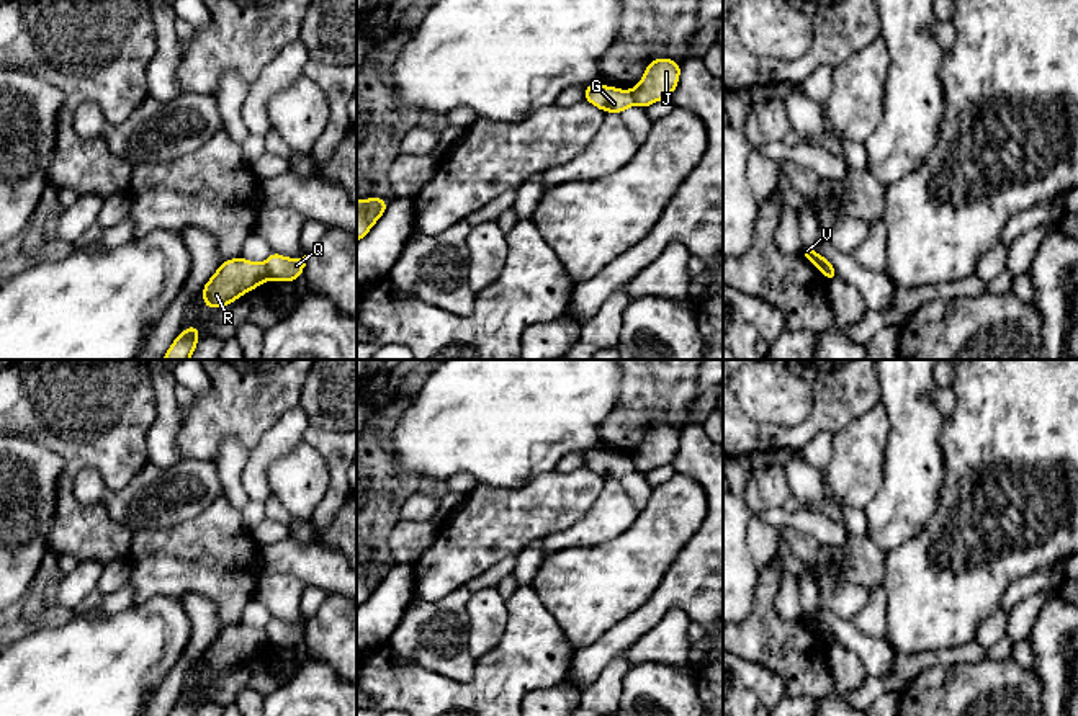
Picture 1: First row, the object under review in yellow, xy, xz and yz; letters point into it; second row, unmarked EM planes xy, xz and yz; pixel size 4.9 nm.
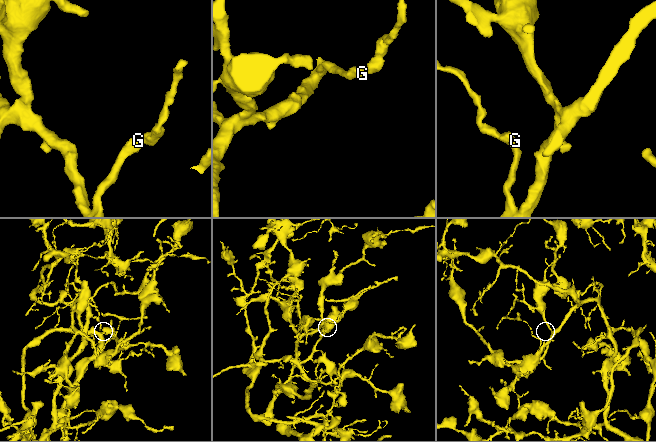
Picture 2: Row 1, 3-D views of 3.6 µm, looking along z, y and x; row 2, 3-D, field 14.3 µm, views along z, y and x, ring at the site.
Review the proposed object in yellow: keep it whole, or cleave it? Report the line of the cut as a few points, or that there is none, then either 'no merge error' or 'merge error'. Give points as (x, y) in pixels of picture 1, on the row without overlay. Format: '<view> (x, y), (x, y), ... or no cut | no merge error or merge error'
xy (264, 630), (270, 644) | merge error

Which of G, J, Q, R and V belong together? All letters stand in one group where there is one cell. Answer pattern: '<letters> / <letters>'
G R / J Q V

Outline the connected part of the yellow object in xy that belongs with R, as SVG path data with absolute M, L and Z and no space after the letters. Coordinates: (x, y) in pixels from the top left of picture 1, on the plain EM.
M240 623L224 626L201 656L204 672L206 675L229 672L267 646L270 646L270 641L265 629Z

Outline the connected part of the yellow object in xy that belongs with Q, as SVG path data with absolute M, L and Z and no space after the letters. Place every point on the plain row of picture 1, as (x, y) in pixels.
M272 618L265 628L270 646L294 649L306 633L306 621L303 624L288 624Z

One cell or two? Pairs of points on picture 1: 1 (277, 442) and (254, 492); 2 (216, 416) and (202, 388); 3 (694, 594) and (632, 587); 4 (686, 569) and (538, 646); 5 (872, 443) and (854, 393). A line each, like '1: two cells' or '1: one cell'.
1: one cell
2: two cells
3: two cells
4: two cells
5: two cells

